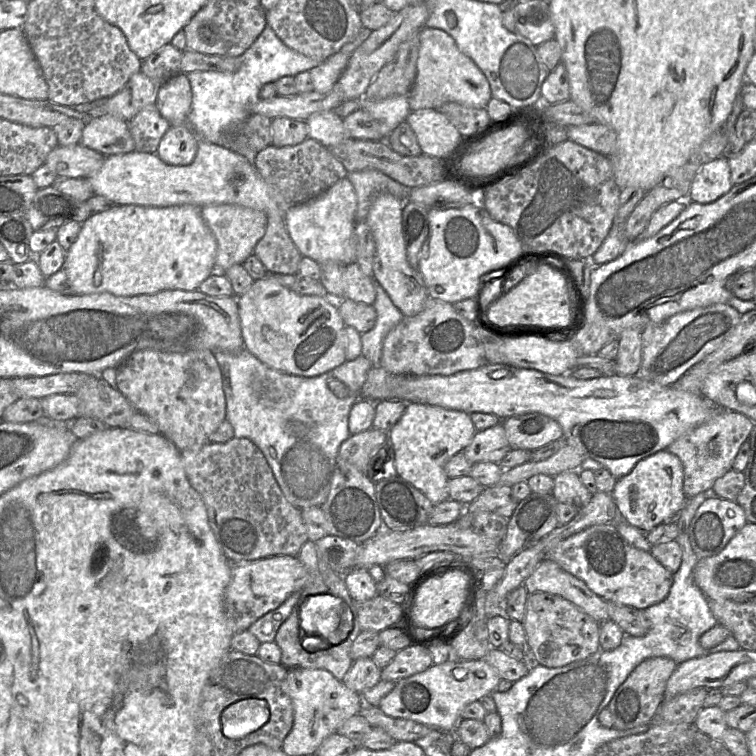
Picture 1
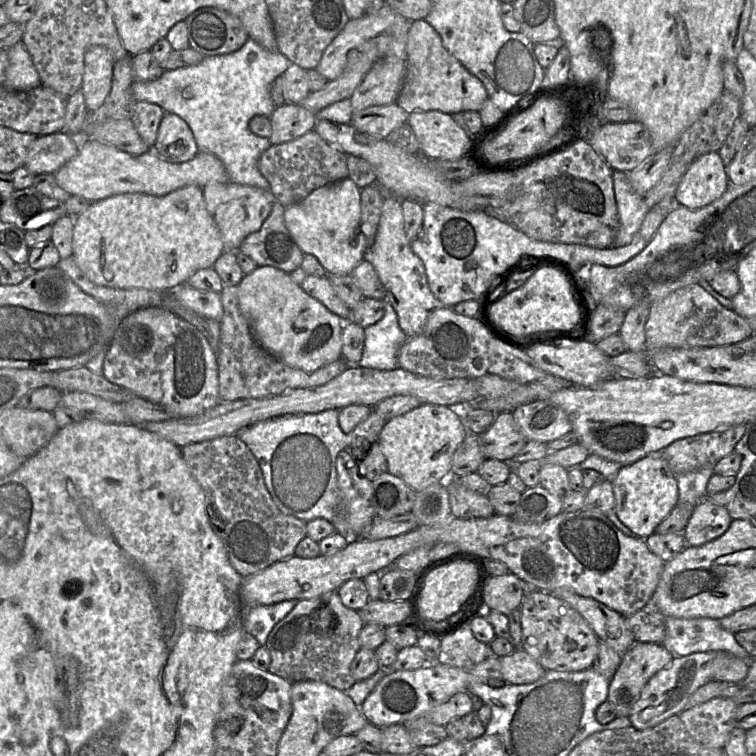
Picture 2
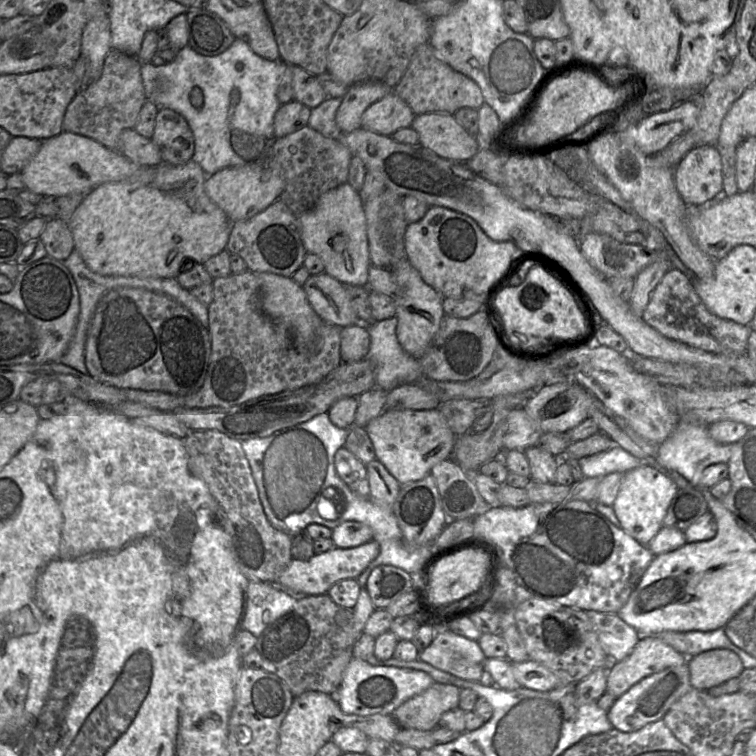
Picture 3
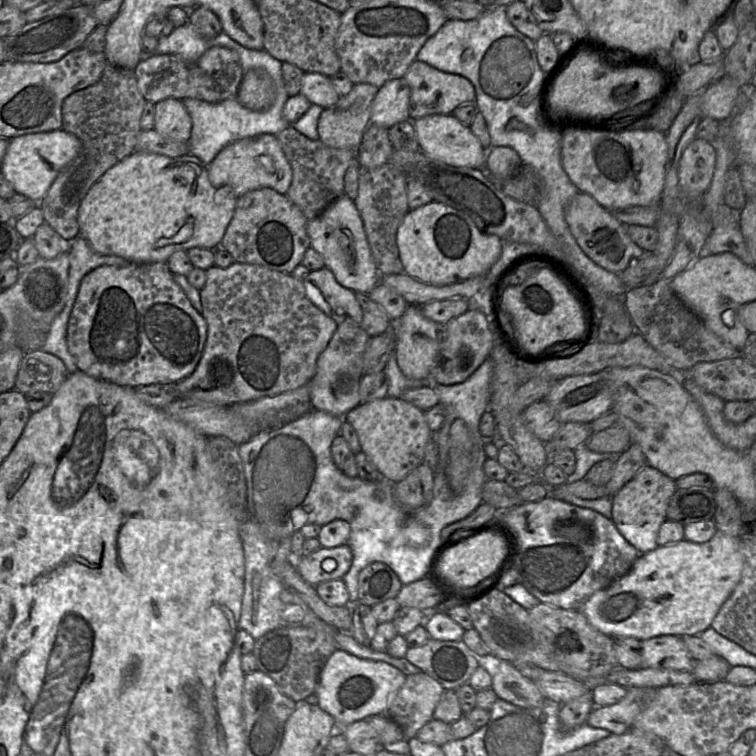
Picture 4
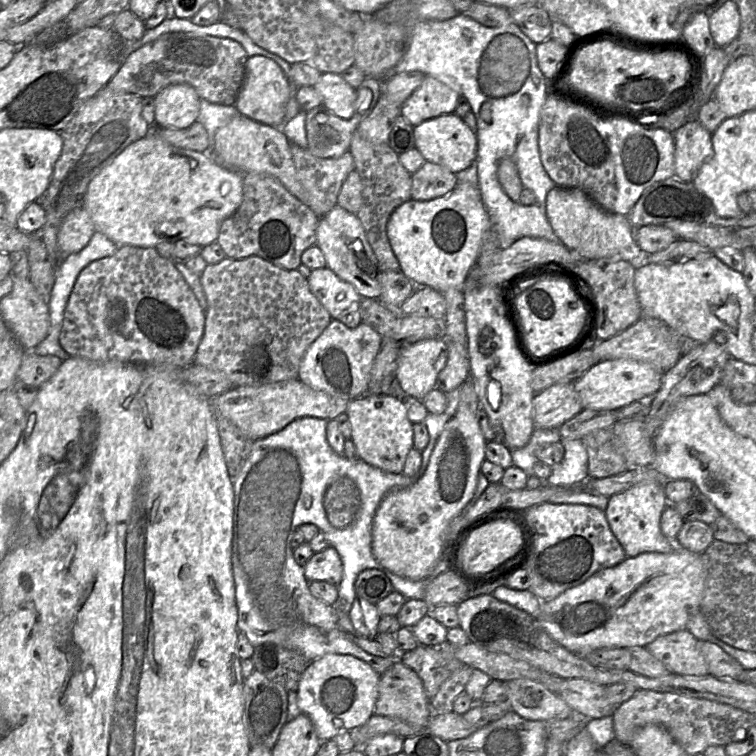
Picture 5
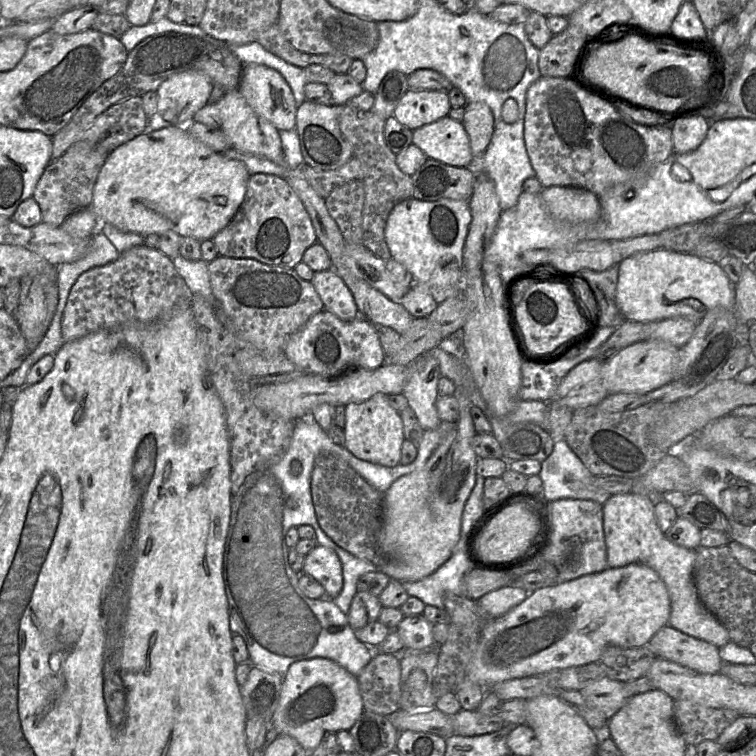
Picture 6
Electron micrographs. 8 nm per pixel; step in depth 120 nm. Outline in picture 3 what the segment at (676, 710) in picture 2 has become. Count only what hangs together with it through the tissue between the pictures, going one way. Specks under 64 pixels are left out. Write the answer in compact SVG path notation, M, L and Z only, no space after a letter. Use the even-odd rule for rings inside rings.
M688 661L680 666L668 667L634 684L627 692L617 698L607 711L613 728L622 732L635 732L658 720L662 720L670 707L692 688Z

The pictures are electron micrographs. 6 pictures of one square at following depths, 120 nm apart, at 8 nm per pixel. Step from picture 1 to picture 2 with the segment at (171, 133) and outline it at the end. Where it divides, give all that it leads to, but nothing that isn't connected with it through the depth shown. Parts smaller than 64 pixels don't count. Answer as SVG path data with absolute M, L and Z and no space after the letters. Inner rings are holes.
M165 113L153 149L158 156L171 163L193 159L199 152L192 130L178 115Z

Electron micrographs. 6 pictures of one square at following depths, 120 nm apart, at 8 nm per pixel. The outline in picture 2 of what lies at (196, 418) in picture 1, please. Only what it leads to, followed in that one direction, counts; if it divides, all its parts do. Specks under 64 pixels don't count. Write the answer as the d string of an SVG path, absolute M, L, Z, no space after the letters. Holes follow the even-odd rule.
M162 306L138 309L120 321L104 352L102 376L162 406L173 419L197 416L220 402L214 350L195 326Z

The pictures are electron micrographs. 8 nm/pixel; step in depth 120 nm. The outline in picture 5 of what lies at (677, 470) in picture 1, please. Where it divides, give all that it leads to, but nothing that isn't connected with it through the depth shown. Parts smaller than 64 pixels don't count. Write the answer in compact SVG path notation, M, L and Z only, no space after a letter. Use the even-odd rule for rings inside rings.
M659 483L638 484L609 498L605 515L627 557L645 552L668 553L676 548L676 544L662 533L660 527L662 512L668 504L664 485Z

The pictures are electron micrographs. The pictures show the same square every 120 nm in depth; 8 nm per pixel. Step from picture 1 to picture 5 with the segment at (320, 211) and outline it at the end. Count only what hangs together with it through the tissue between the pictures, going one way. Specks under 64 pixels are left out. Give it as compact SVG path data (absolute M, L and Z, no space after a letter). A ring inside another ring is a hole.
M335 205L324 217L319 218L316 237L316 246L324 254L326 267L329 267L340 279L352 284L361 297L380 298L382 270L356 214Z

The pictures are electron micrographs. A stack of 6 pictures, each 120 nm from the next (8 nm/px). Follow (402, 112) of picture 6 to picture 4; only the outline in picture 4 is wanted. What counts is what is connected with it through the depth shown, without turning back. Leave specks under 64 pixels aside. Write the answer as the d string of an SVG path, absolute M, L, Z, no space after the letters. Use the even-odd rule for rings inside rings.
M417 59L412 62L404 78L411 89L410 120L433 114L452 114L458 106L474 102L476 98L474 85L464 76L444 72Z

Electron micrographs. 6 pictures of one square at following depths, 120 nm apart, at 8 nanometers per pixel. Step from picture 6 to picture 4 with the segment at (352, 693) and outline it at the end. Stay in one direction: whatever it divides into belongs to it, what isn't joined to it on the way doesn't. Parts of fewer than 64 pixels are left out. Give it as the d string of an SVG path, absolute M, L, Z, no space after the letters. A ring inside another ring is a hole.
M336 650L325 663L315 688L316 704L336 722L336 729L369 716L385 714L393 695L406 680L406 675L394 666L380 661L358 658Z

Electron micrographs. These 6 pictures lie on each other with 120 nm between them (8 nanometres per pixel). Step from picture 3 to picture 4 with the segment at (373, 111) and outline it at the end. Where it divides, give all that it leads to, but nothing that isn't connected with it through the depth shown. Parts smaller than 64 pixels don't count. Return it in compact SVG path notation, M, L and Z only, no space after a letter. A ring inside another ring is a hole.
M404 77L387 81L372 102L370 122L390 129L399 122L410 120L410 96L411 89Z

